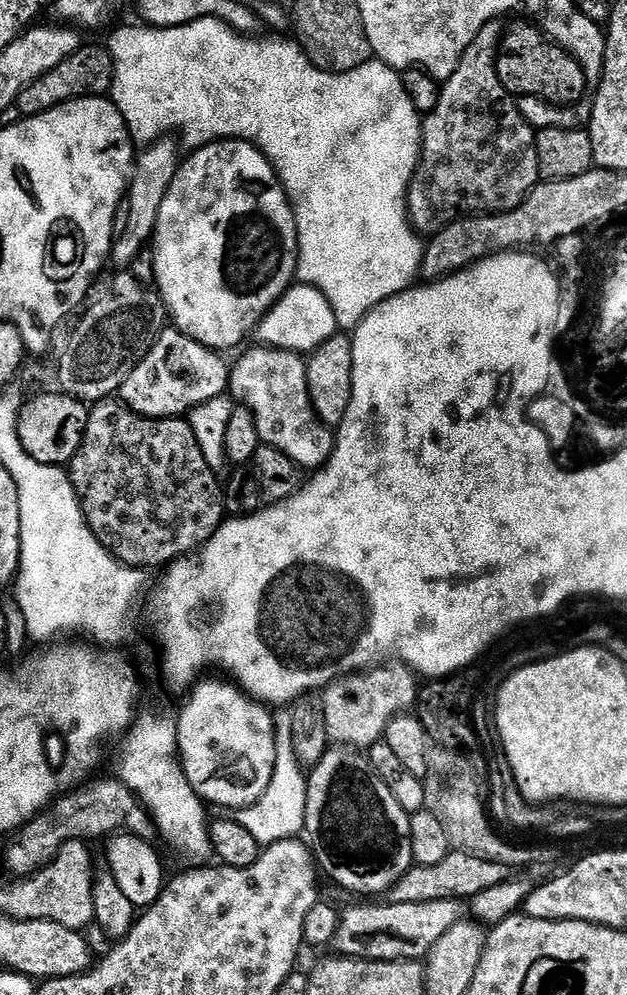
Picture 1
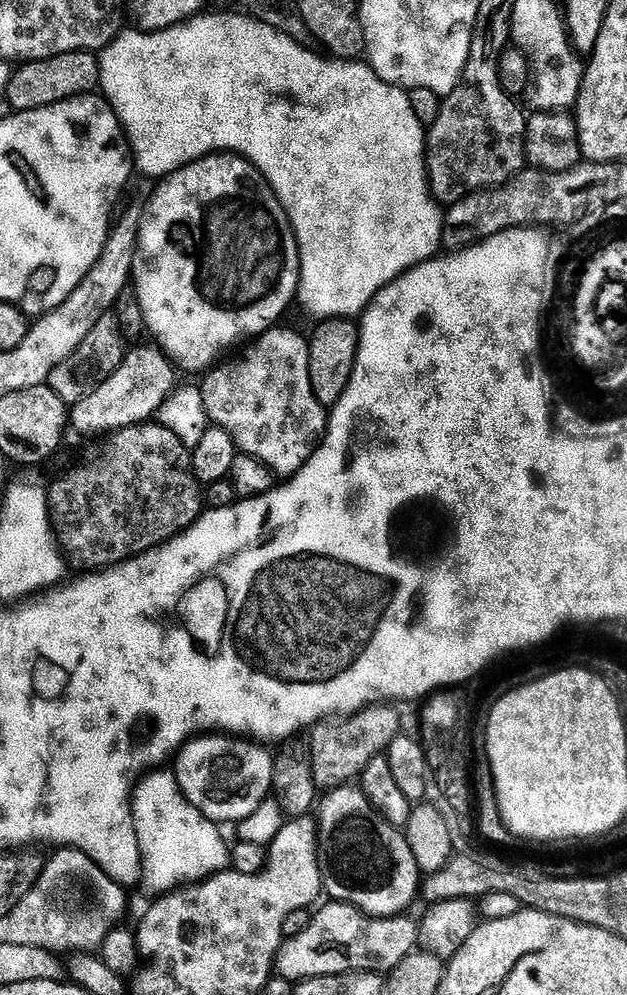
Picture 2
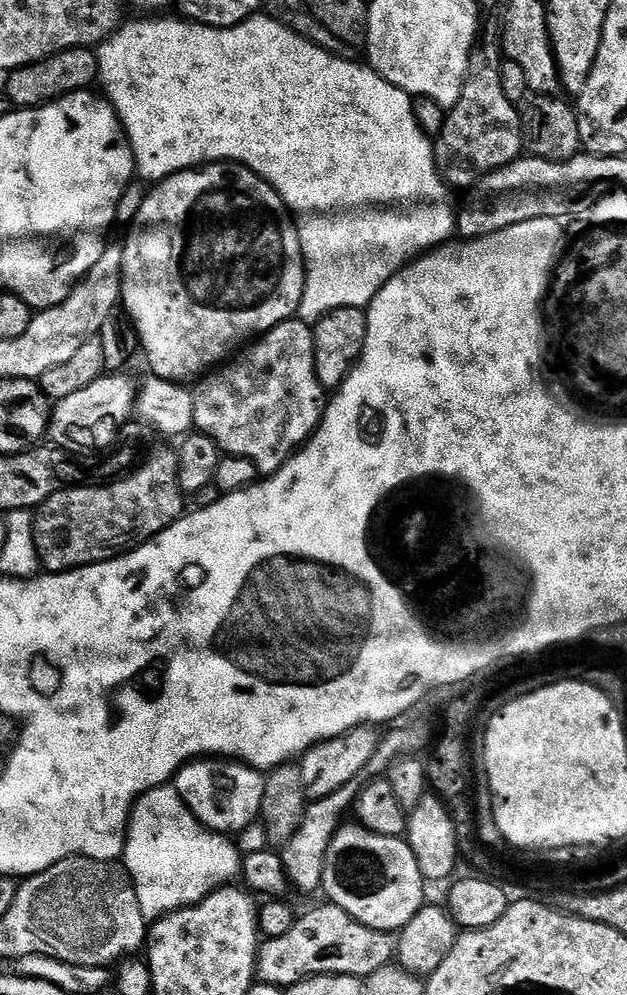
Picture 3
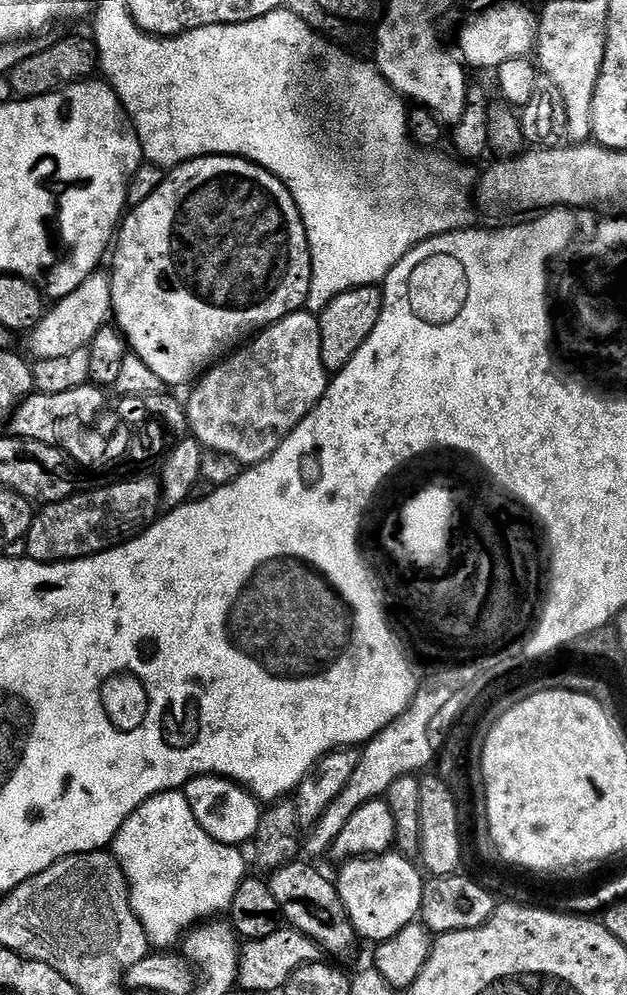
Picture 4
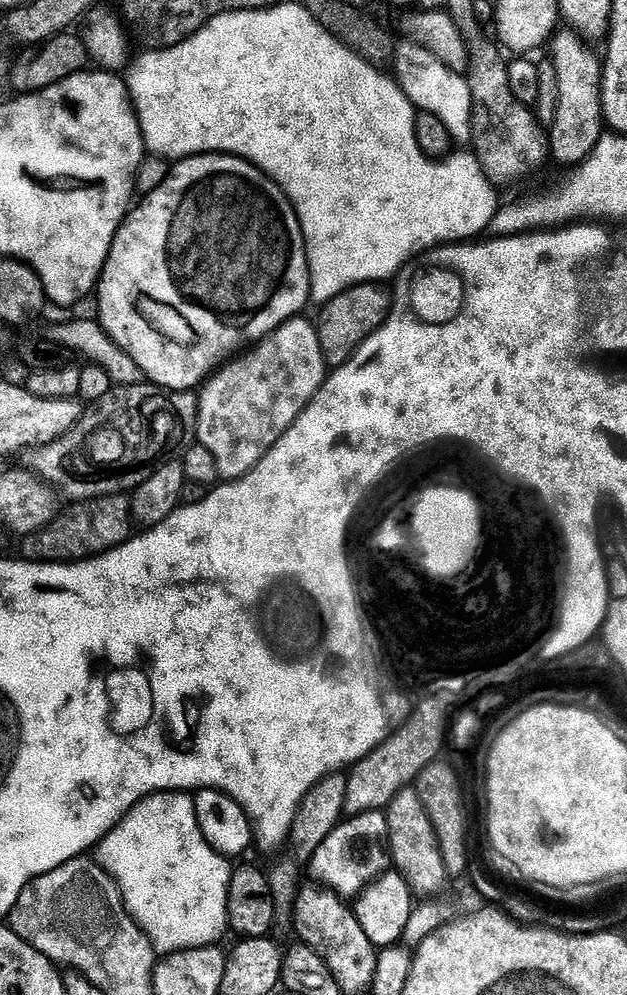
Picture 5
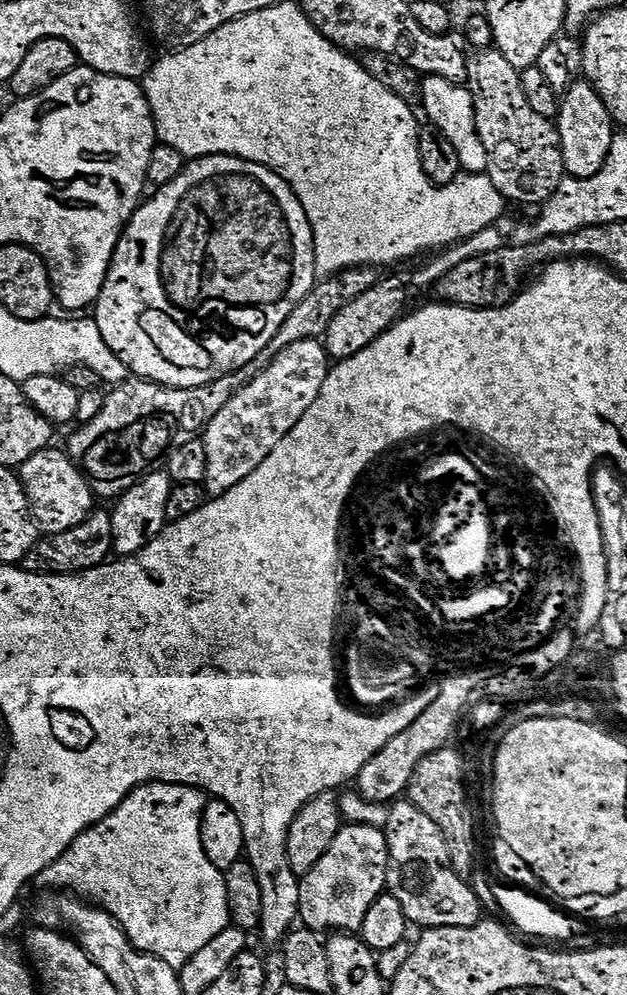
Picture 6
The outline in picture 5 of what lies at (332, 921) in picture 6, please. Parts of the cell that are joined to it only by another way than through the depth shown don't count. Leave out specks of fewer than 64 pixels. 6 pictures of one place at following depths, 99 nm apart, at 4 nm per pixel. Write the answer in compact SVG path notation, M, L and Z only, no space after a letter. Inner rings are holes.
M383 811L363 812L348 816L318 846L310 861L312 876L317 885L341 898L355 898L390 868L390 853L386 847L388 818Z

